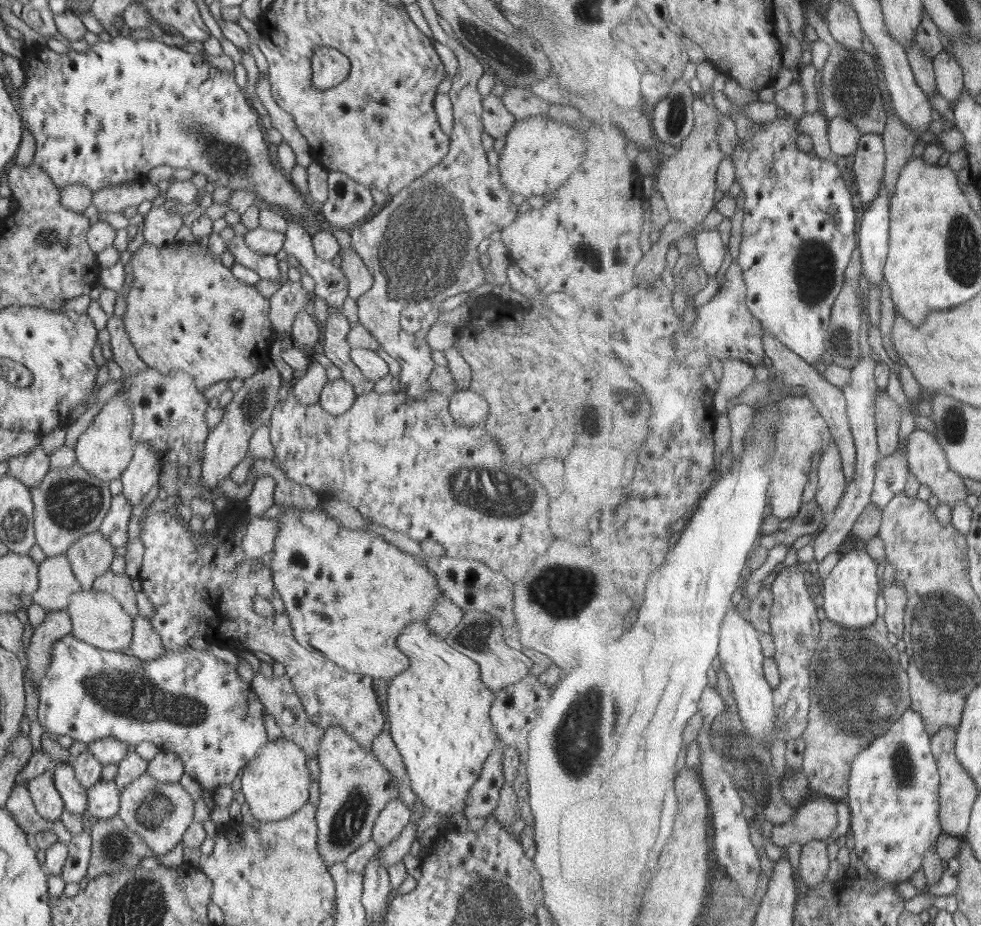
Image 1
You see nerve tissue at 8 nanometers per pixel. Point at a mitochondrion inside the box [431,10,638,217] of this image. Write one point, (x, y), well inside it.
(491, 47)

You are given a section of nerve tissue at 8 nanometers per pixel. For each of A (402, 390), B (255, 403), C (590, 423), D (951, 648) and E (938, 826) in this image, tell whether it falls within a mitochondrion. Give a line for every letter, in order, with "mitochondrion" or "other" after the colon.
A: other
B: mitochondrion
C: other
D: mitochondrion
E: other

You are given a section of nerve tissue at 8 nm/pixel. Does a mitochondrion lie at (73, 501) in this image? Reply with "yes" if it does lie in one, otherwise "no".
yes

